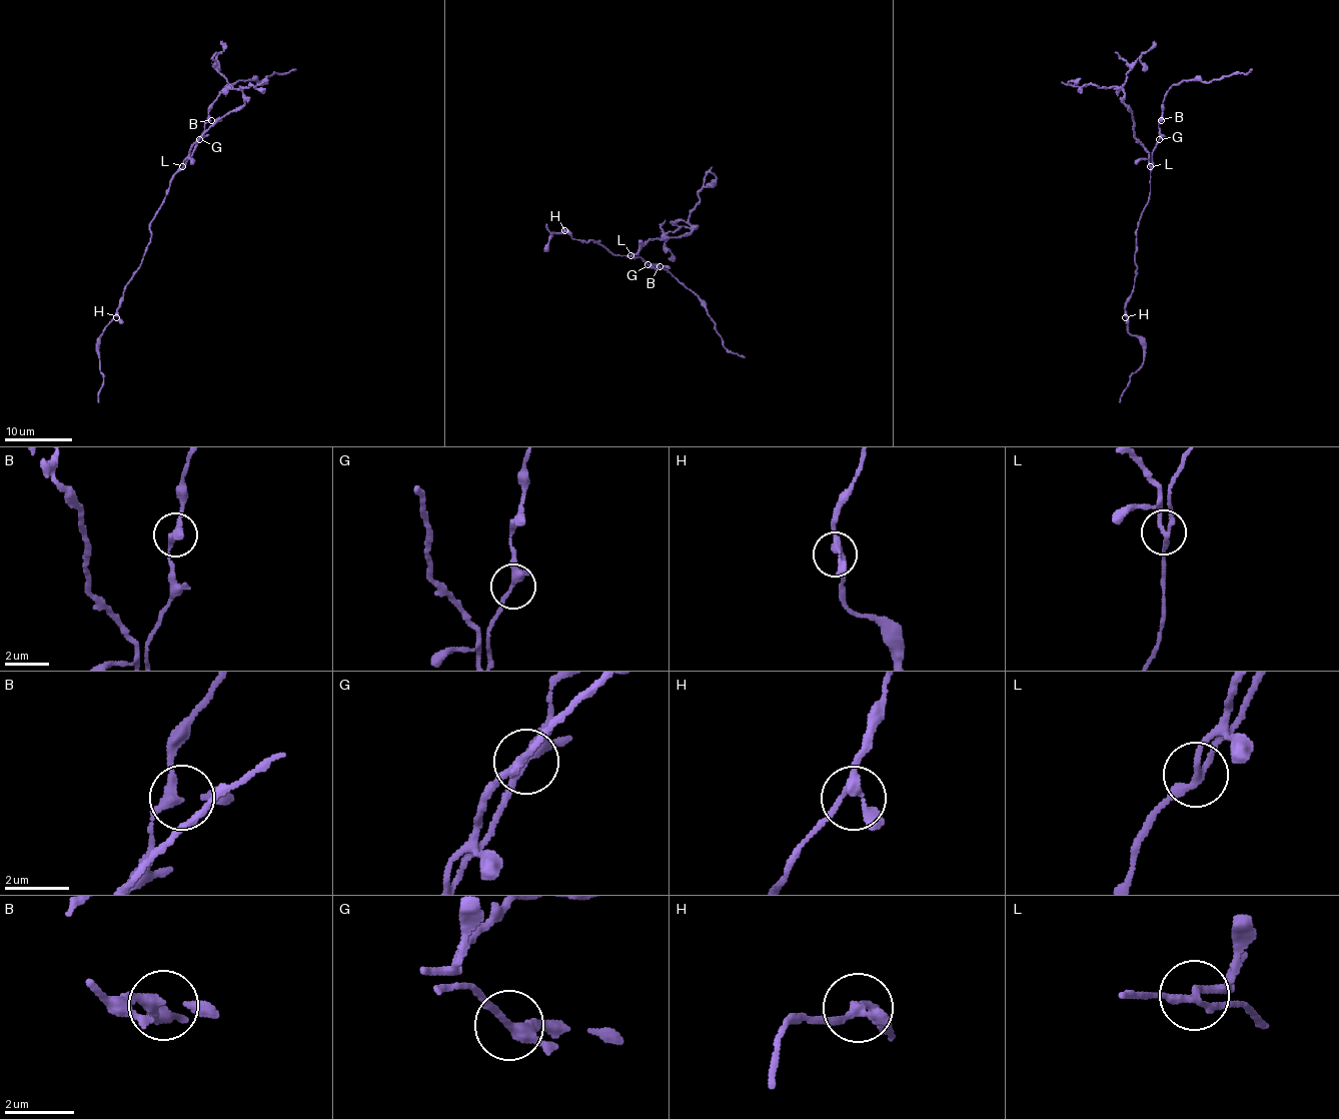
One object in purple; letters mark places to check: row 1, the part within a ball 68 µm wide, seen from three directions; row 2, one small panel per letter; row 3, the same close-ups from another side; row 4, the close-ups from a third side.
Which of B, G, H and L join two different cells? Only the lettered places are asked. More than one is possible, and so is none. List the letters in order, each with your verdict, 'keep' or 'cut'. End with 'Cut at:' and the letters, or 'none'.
B: keep
G: keep
H: keep
L: cut
Cut at: L

